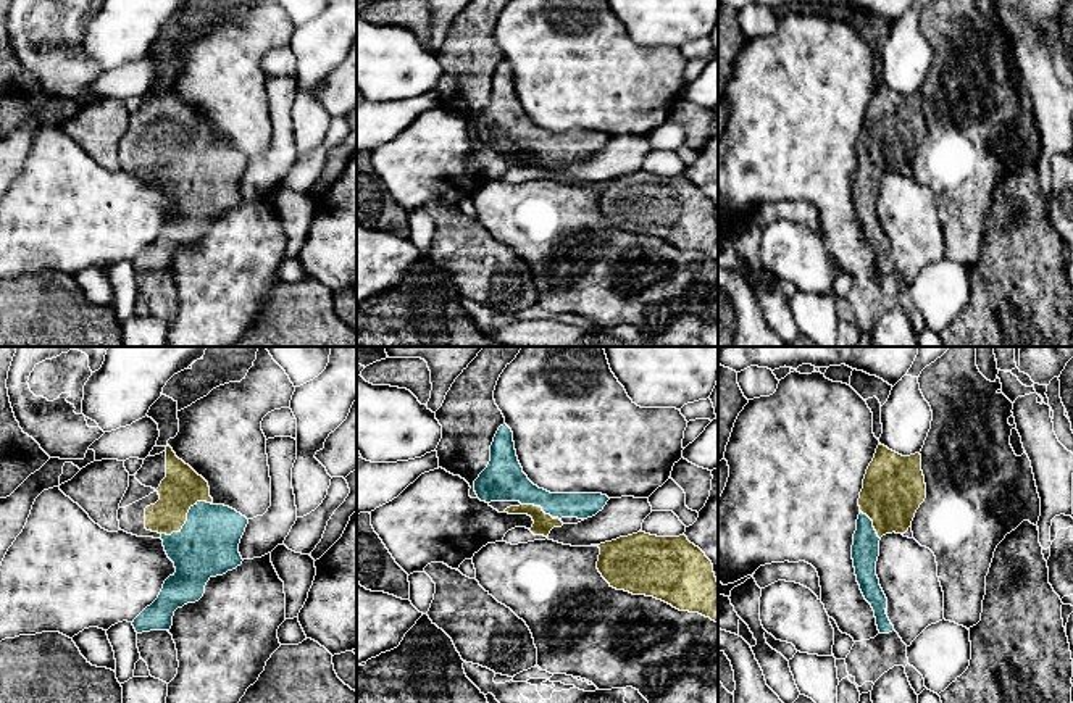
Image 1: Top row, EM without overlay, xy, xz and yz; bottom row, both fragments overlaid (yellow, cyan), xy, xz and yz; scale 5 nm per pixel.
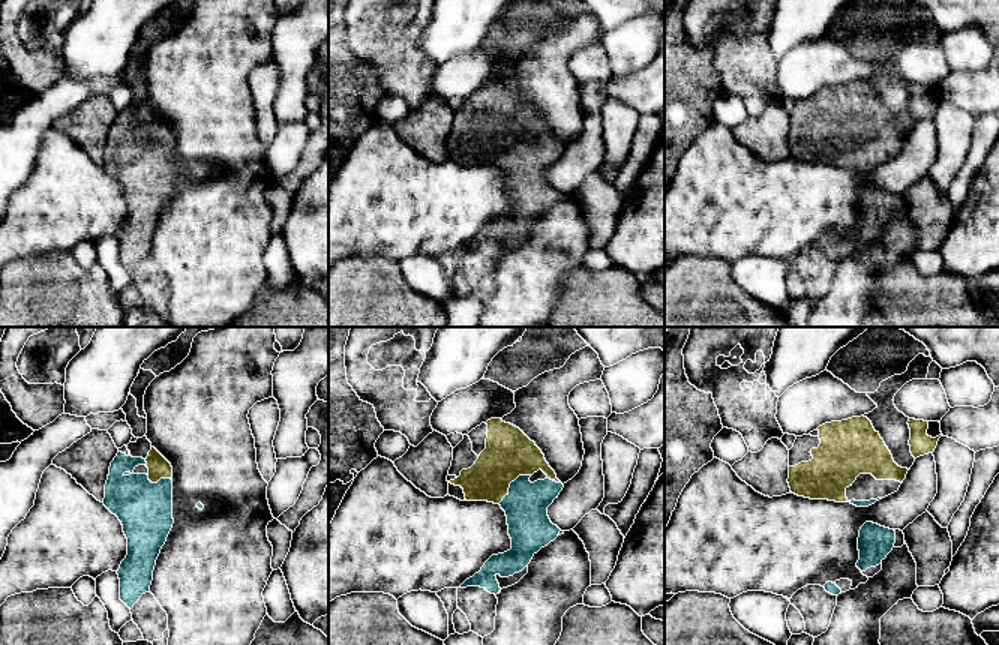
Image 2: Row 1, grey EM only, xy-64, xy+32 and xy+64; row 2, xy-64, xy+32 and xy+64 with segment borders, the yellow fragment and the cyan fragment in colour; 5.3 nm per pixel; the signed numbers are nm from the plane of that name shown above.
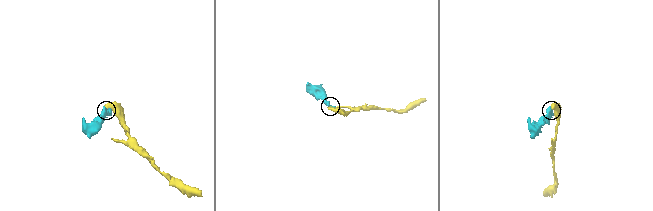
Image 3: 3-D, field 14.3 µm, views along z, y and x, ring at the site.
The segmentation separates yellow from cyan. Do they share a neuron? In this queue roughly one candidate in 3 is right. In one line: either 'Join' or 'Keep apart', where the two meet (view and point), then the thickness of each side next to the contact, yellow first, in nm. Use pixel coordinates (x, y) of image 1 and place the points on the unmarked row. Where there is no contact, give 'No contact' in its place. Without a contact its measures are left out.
Join. Touches yellow at xy (186, 157). Thickness 200 nm (yellow) against 300 nm

